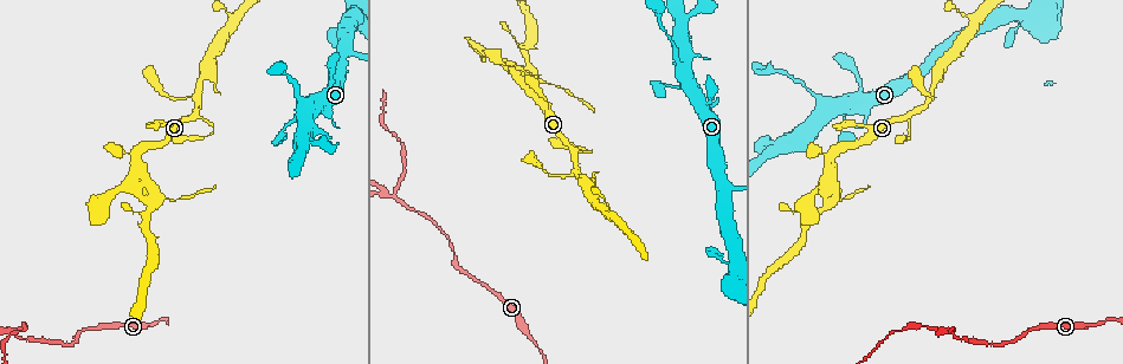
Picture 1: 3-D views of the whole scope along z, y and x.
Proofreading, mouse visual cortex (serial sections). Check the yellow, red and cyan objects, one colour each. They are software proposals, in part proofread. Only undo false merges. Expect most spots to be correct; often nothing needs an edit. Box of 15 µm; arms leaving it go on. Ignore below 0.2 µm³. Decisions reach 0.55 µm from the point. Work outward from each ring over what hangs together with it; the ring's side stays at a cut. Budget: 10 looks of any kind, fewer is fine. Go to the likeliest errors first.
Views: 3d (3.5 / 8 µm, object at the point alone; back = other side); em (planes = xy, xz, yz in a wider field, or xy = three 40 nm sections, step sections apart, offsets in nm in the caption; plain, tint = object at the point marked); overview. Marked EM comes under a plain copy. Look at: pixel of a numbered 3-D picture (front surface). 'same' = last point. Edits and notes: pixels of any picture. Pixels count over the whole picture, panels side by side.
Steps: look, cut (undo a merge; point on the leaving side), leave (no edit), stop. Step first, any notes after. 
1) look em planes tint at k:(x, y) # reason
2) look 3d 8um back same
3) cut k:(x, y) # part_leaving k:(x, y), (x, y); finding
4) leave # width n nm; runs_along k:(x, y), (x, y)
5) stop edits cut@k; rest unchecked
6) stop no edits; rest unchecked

look 3d 8um at 1:(390, 195)

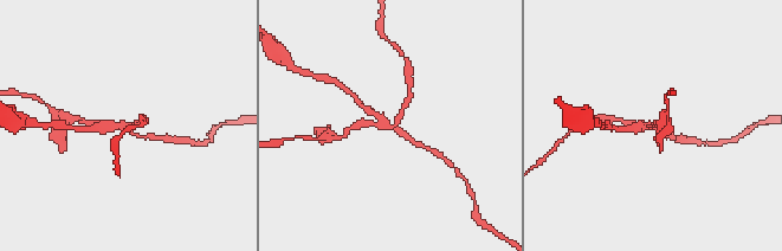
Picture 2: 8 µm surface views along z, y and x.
look em planes tint at 2:(133, 130) # now the EM

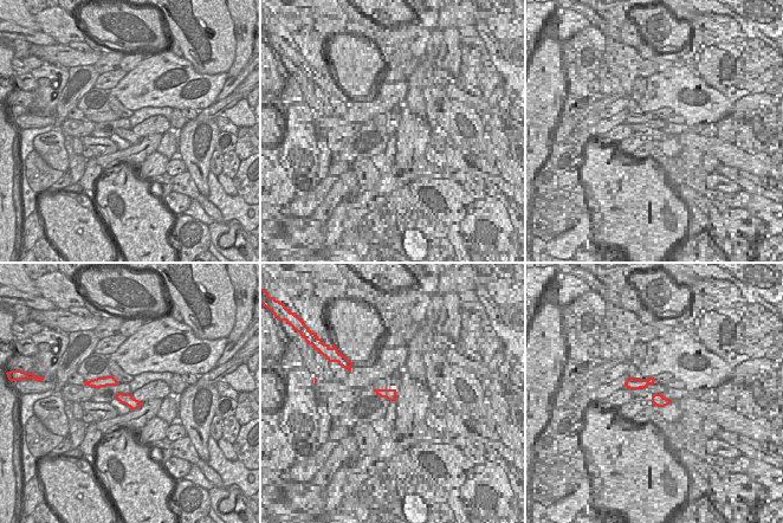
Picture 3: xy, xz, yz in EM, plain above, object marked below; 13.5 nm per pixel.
cut 2:(356, 126) # arm_widths 150, 200, 200, 200 nm; part_leaving 2:(395, 123), (408, 100), (412, 81); a second cell is stuck on

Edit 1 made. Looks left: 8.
look overview

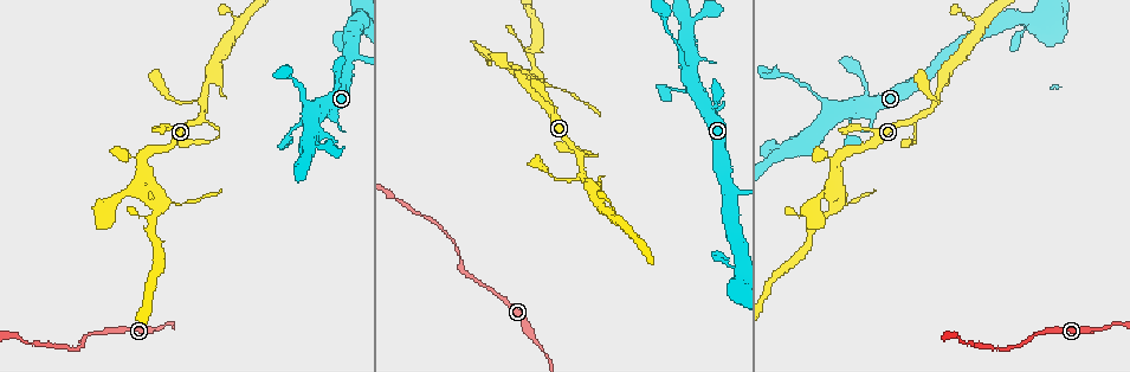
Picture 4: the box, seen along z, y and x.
look 3d 8um at 4:(304, 109) # thick turns thin

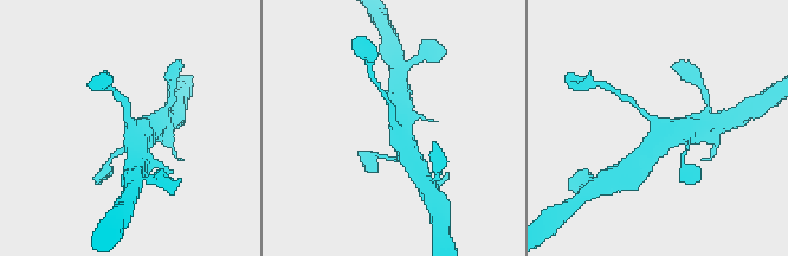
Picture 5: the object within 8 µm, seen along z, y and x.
look em planes tint at 5:(130, 129) # now the EM

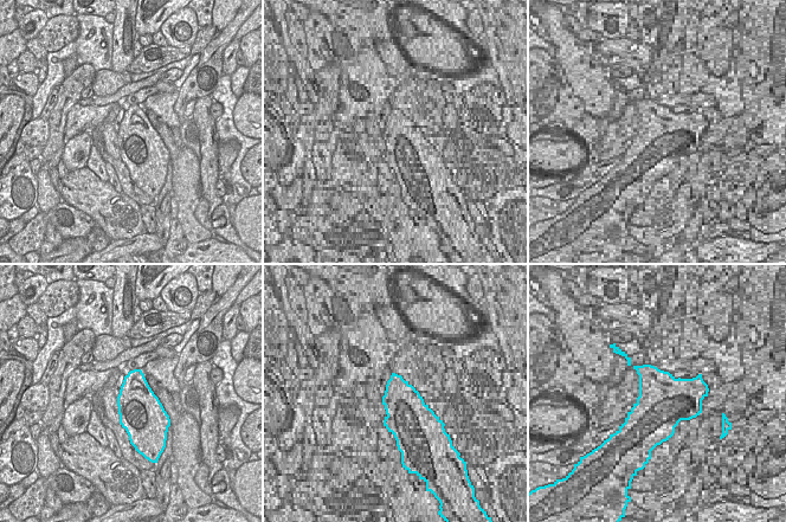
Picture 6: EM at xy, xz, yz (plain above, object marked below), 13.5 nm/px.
leave # runs_along 5:(693, 126), (665, 136), (639, 162); continuous, no second cell

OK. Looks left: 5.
look 3d 3.5um at 4:(538, 77) # calibre changes

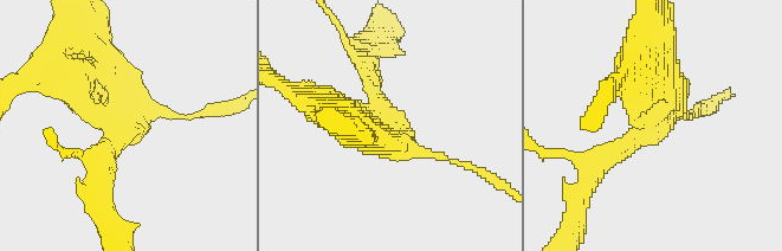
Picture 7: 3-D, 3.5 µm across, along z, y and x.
leave # runs_along 7:(660, 58), (673, 104), (603, 163); all the same cell

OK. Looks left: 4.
look 3d 3.5um at 4:(348, 57) # two arms in line, one across

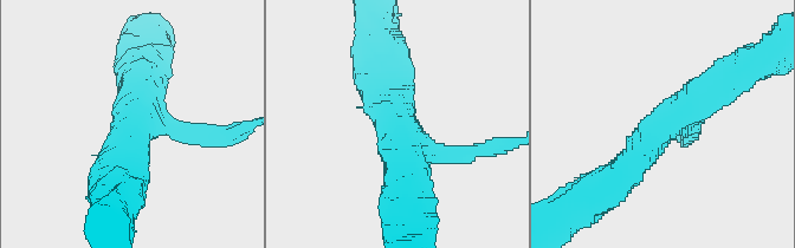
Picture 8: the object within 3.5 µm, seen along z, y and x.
look em xy step 3 tint at 8:(400, 135)

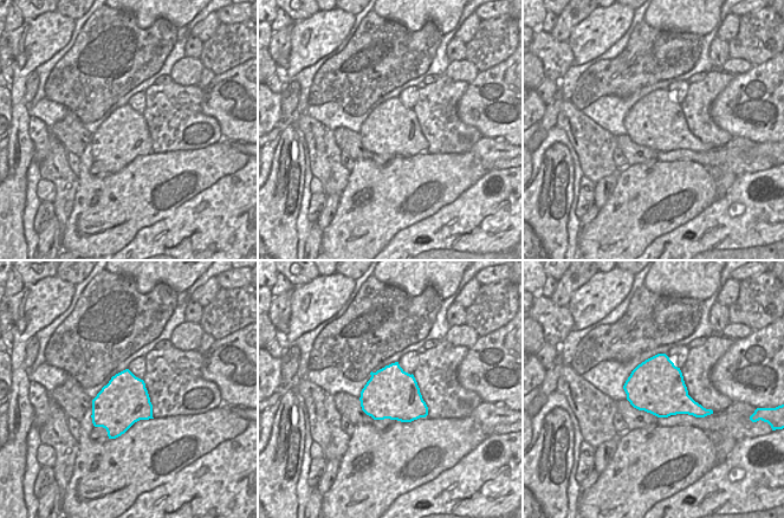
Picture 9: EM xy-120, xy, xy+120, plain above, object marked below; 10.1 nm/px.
leave # runs_along 8:(624, 173), (657, 129), (732, 71); continuous, no second cell

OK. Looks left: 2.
stop edits cut@2; rest unchecked

